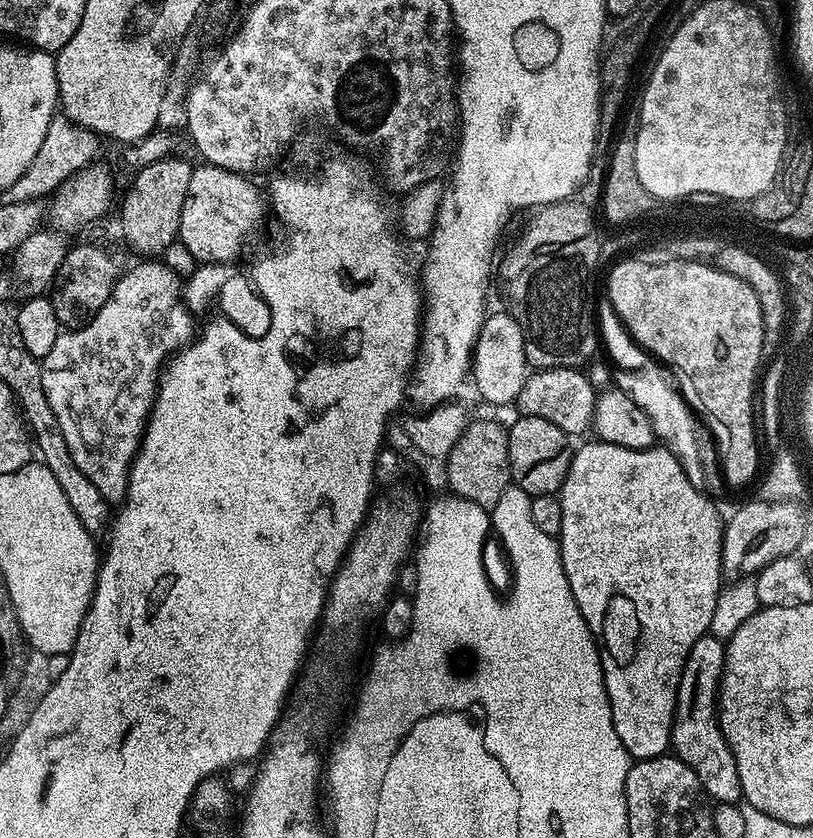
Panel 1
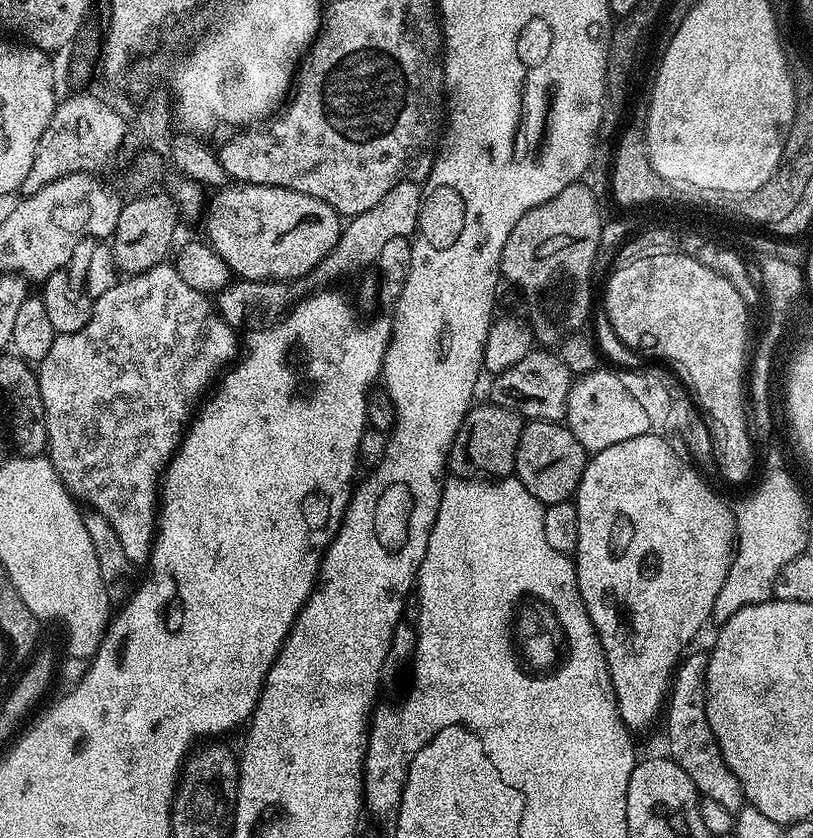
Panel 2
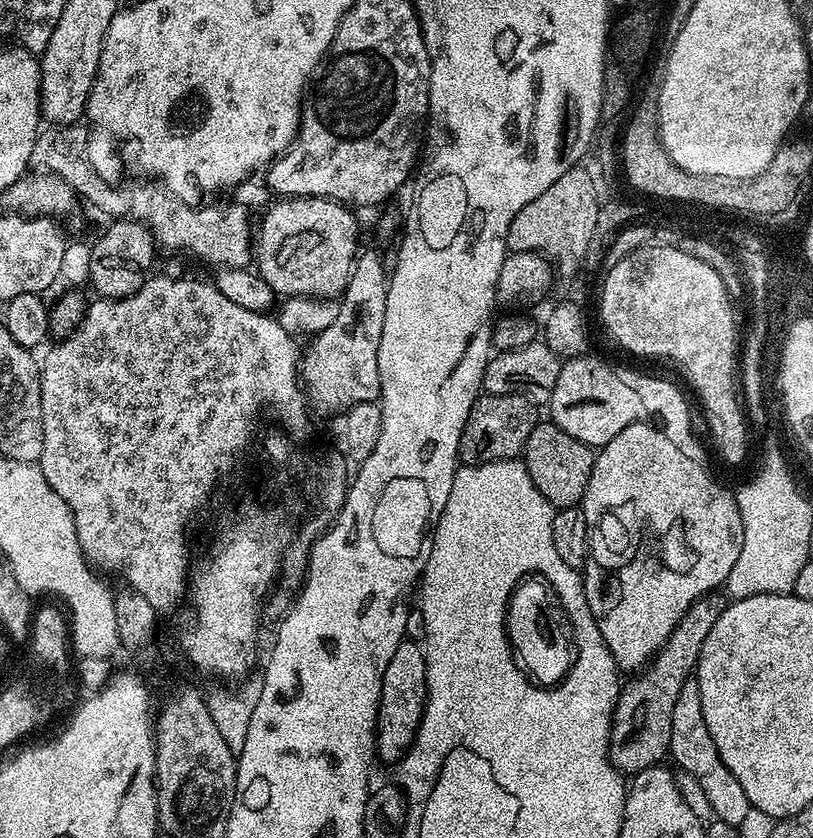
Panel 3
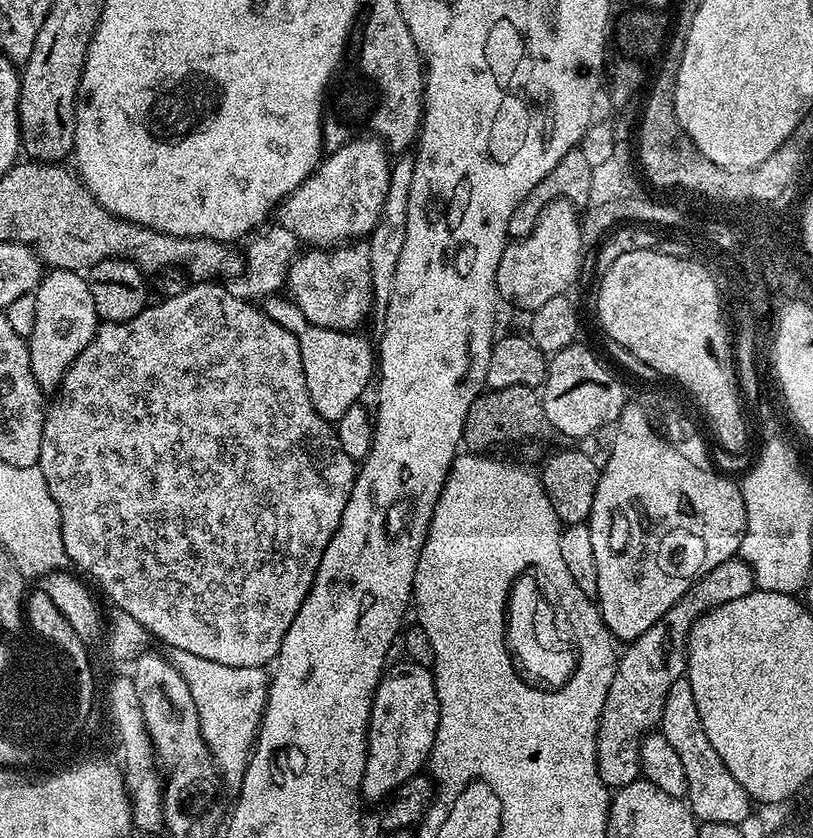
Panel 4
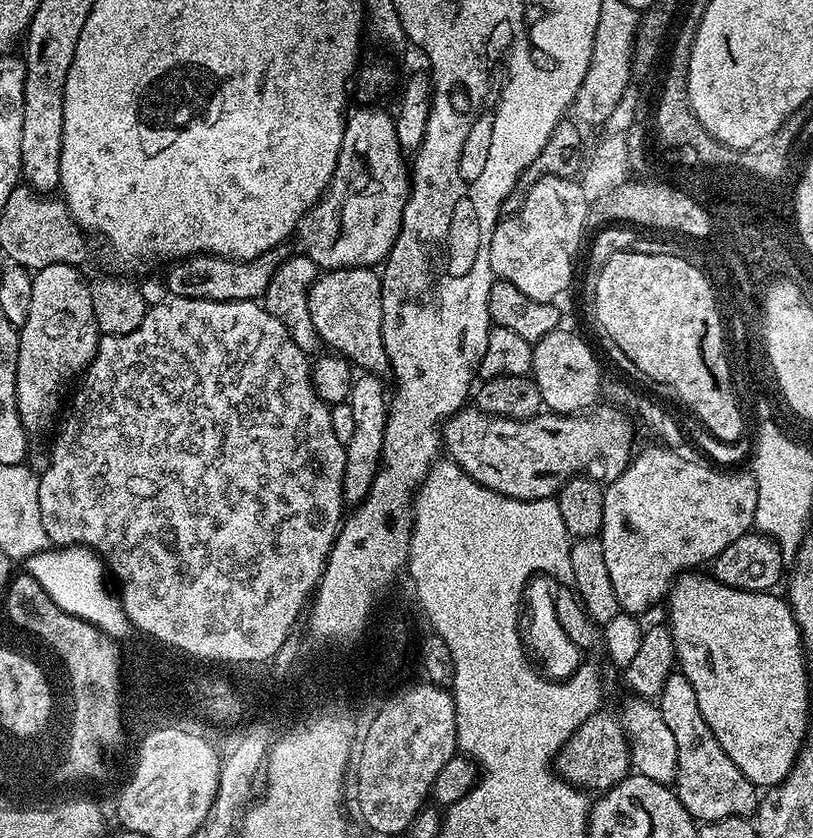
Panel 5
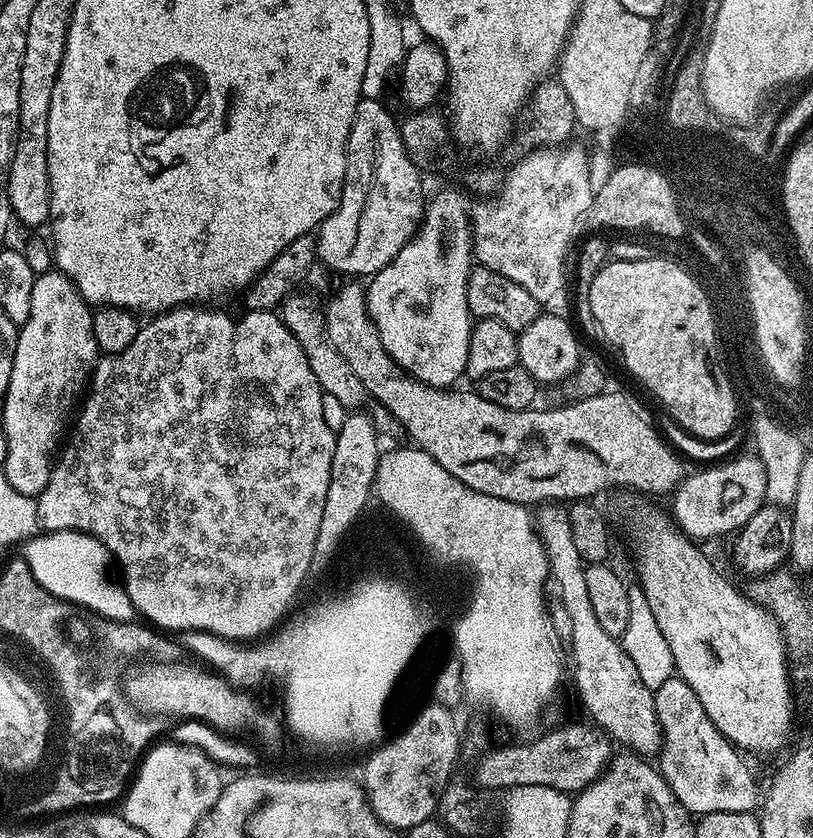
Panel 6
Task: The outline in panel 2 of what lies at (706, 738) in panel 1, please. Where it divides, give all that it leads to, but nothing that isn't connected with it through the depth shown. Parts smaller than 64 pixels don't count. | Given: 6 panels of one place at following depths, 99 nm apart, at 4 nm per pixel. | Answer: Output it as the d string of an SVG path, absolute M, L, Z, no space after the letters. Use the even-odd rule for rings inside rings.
M689 651L676 665L672 677L668 699L666 701L666 720L668 716L668 752L667 755L682 770L686 770L690 782L694 782L697 792L703 799L719 802L722 807L733 814L746 804L742 782L734 778L734 770L726 766L726 758L722 758L722 750L714 738L714 730L710 730L710 722L706 718L706 666L708 652Z

